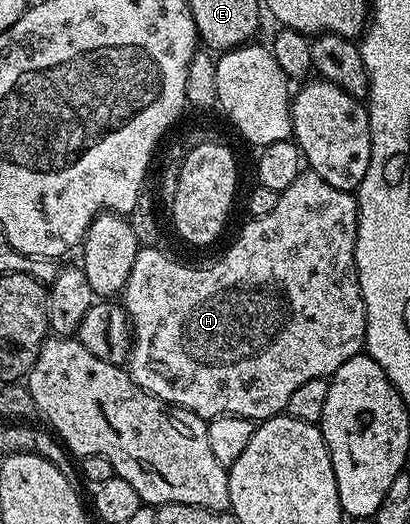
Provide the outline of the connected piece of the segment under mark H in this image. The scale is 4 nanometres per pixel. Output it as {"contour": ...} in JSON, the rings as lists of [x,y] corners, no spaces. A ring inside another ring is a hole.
{"contour":[[[304,169],[297,176],[297,180],[289,184],[289,188],[279,191],[277,208],[273,208],[269,216],[247,220],[240,228],[235,243],[224,252],[223,259],[205,267],[204,270],[182,266],[181,263],[166,258],[159,248],[140,248],[133,260],[133,272],[129,272],[129,280],[121,295],[121,305],[131,320],[131,353],[127,356],[125,366],[133,381],[142,390],[148,390],[170,406],[180,406],[204,420],[221,416],[262,420],[284,413],[289,404],[289,396],[293,396],[293,392],[297,392],[301,384],[309,384],[309,380],[318,378],[330,379],[331,375],[337,372],[337,368],[345,364],[345,360],[353,360],[353,356],[364,353],[367,345],[367,313],[365,300],[361,296],[359,268],[355,261],[358,219],[359,204],[352,191],[333,188],[333,184],[325,184],[325,180],[317,176],[317,172]]]}

